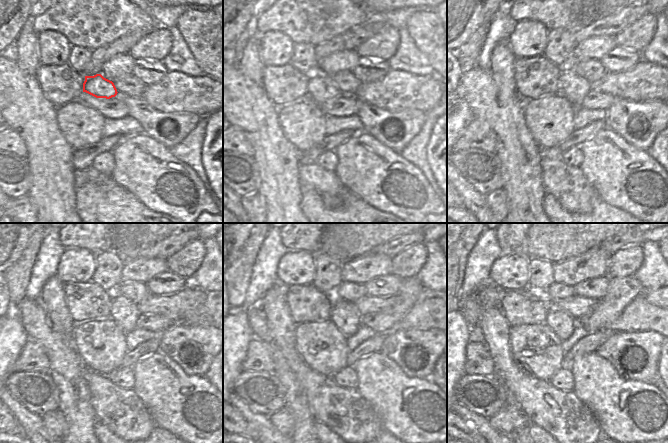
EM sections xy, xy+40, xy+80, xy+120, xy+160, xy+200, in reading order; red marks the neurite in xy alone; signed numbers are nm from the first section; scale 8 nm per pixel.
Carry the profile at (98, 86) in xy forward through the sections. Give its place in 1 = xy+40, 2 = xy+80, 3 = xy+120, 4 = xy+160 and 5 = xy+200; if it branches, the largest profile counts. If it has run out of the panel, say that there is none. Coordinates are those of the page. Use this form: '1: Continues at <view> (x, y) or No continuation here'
1: Continues at xy+40 (320, 87)
2: Continues at xy+80 (574, 88)
3: Continues at xy+120 (124, 313)
4: Continues at xy+160 (345, 315)
5: Continues at xy+200 (563, 324).

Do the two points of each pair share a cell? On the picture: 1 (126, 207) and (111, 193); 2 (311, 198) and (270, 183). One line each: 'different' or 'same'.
1: same
2: different

